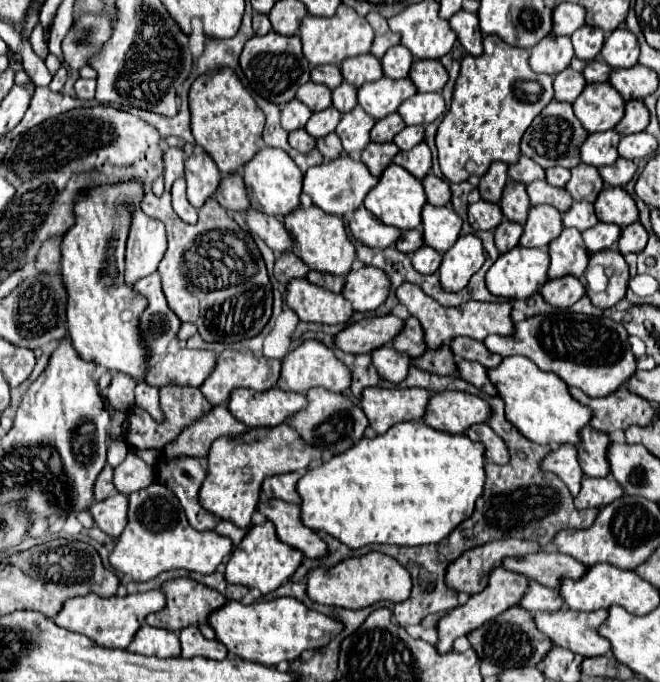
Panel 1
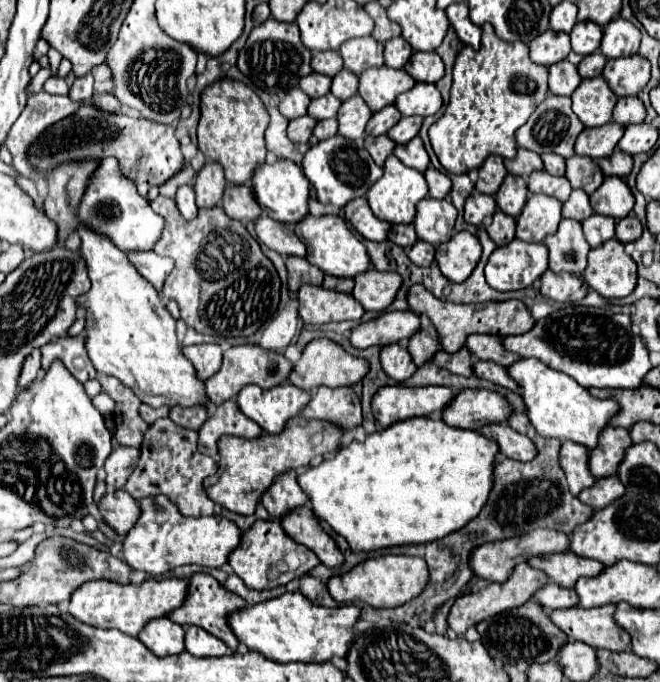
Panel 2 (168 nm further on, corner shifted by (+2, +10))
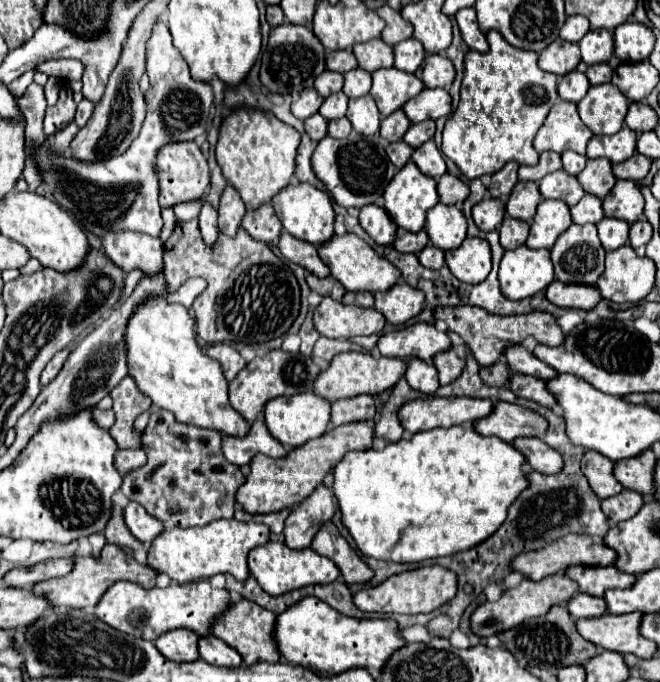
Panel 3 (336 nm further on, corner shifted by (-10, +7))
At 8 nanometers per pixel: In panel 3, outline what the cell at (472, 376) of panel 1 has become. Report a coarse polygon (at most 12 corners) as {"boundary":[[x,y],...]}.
{"boundary":[[510,376],[510,390],[516,396],[534,400],[548,408],[556,398],[540,378]]}

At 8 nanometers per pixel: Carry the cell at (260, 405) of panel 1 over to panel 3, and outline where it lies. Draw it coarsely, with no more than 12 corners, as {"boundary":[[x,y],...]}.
{"boundary":[[314,392],[274,398],[266,426],[294,450],[328,430],[330,402]]}

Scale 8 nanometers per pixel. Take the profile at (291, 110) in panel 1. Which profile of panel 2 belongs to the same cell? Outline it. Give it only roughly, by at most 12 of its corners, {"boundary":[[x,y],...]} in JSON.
{"boundary":[[292,89],[280,103],[286,119],[306,115],[310,97]]}

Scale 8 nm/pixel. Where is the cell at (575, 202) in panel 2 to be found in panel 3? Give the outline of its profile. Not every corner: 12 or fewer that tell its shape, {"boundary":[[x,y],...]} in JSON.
{"boundary":[[584,194],[570,208],[574,224],[598,224],[602,200]]}

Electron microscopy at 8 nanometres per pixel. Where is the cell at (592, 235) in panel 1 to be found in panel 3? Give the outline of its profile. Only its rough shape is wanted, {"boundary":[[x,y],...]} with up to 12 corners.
{"boundary":[[604,218],[598,226],[600,242],[612,252],[628,242],[628,222]]}

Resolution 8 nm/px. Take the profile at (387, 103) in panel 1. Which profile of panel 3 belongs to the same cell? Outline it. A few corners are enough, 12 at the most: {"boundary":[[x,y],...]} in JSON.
{"boundary":[[398,68],[372,72],[382,118],[418,96],[424,82]]}

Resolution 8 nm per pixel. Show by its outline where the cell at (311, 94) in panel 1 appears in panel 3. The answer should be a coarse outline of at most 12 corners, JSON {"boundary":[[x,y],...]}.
{"boundary":[[324,70],[314,88],[320,96],[342,90],[344,76]]}

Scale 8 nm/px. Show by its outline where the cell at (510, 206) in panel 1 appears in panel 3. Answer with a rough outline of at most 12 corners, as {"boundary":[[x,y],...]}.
{"boundary":[[518,182],[506,202],[512,218],[530,222],[542,194],[538,184]]}

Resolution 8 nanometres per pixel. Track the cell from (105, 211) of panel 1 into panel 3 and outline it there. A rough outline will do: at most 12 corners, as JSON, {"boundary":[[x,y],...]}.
{"boundary":[[164,298],[128,320],[130,376],[182,424],[248,434],[194,318]]}

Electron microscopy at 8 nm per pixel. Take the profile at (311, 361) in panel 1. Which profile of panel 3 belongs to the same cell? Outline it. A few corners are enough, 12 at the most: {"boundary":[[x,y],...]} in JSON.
{"boundary":[[338,354],[314,384],[336,402],[382,394],[404,378],[400,358]]}

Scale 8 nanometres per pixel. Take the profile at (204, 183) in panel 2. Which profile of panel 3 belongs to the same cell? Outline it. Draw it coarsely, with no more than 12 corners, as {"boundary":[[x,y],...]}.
{"boundary":[[226,186],[218,224],[226,236],[236,236],[246,206],[232,186]]}

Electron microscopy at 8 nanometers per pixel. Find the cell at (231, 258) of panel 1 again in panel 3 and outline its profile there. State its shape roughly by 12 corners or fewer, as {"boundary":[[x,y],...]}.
{"boundary":[[198,220],[164,244],[170,292],[202,276],[202,340],[262,344],[300,312],[294,272],[238,230]]}

